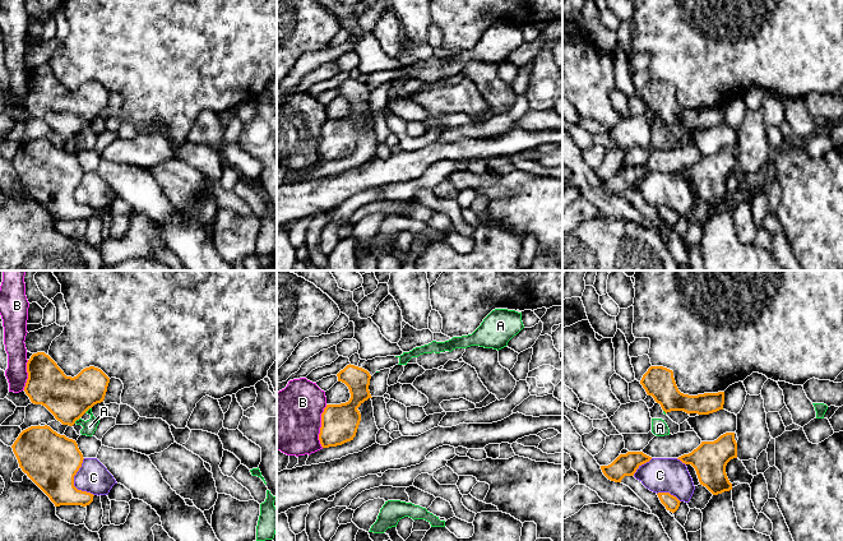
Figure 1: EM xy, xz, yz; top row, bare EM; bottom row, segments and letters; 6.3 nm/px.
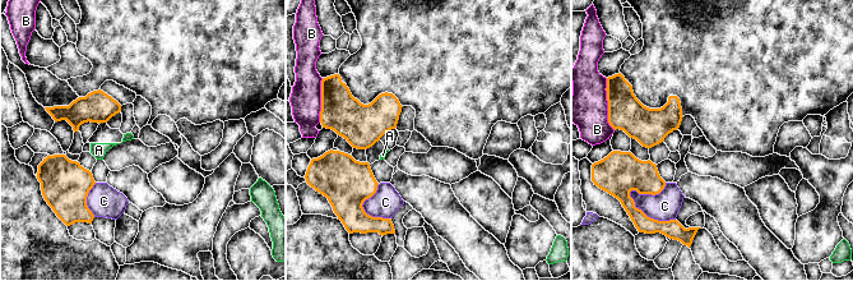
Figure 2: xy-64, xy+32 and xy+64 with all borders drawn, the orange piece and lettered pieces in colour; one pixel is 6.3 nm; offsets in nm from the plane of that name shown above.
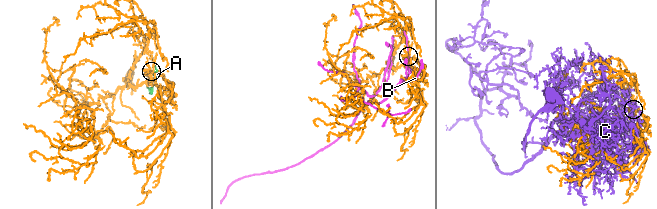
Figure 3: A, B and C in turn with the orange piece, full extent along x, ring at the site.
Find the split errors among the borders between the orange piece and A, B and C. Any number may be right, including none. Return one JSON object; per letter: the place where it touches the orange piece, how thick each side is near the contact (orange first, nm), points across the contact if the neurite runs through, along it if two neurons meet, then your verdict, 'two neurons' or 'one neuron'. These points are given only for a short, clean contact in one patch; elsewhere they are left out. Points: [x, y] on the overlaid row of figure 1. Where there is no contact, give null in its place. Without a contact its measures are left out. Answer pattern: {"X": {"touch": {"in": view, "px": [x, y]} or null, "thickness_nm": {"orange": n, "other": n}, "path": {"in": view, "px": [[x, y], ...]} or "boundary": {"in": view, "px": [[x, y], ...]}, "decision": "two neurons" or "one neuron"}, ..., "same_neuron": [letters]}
{"A": {"touch": {"in": "xy", "px": [87, 410]}, "thickness_nm": {"orange": 280, "other": 90}, "boundary": {"in": "xy", "px": [[91, 407], [84, 412]]}, "decision": "two neurons"}, "B": {"touch": {"in": "xz", "px": [322, 426]}, "thickness_nm": {"orange": 240, "other": 400}, "decision": "two neurons"}, "C": {"touch": {"in": "xy", "px": [73, 481]}, "thickness_nm": {"orange": 340, "other": 200}, "decision": "two neurons"}, "same_neuron": []}

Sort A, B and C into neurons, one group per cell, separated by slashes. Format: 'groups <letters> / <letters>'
groups A / B / C

